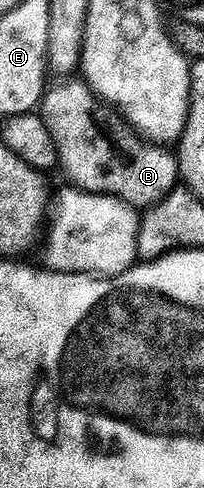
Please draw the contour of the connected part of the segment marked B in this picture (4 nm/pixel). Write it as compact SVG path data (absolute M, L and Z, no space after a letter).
M89 84L58 85L43 96L40 116L45 121L48 131L54 140L57 160L64 172L70 176L69 184L84 193L101 193L104 197L115 197L128 203L133 209L149 211L162 202L173 189L180 185L180 161L165 148L158 147L155 153L150 152L150 145L133 136L126 137L119 143L118 149L102 134L102 109L99 98Z

